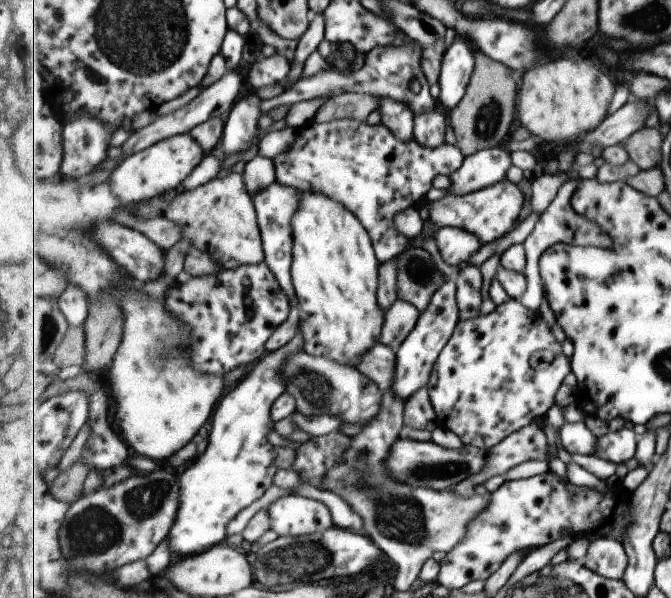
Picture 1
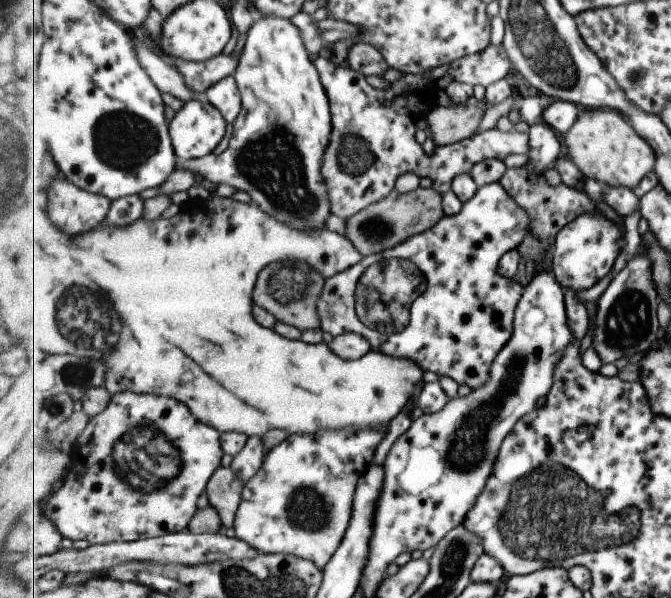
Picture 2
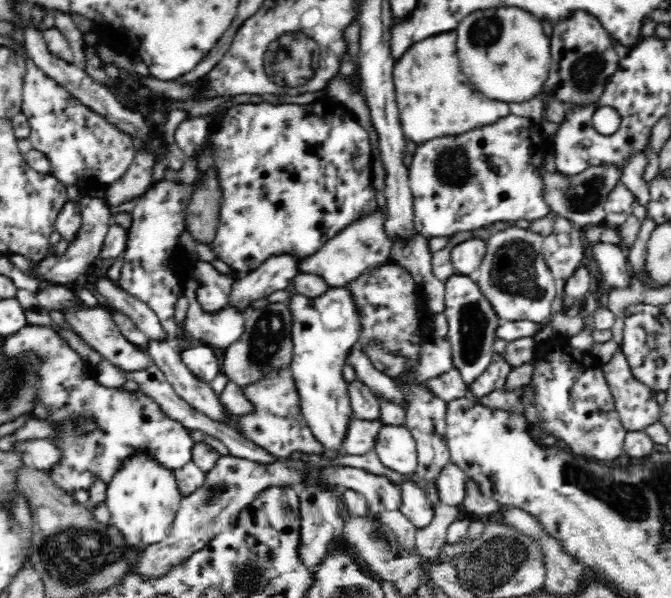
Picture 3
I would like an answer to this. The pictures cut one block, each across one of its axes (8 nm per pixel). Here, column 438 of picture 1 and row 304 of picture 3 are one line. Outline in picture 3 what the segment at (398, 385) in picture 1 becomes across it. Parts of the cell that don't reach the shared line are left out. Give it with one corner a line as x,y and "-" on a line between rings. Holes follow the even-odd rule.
338,285
317,297
305,297
298,292
285,291
292,309
293,357
292,374
300,393
302,414
315,436
327,447
330,456
342,452
342,440
351,418
348,384
344,368
352,348
359,346
362,338
362,307
350,287

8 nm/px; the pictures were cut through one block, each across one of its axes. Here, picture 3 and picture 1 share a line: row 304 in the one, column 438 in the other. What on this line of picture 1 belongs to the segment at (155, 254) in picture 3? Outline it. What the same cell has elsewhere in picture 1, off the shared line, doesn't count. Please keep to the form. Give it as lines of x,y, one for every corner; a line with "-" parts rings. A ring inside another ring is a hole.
311,119
299,130
297,142
287,151
274,158
276,180
281,184
306,191
319,191
321,194
340,202
363,223
375,242
375,252
379,262
386,263
397,258
413,240
399,234
393,224
393,216
413,204
420,204
433,188
433,180
441,175
450,177
462,168
465,161
459,146
443,145
436,149
421,146
415,138
412,141
400,139
386,124
367,125
351,119
339,119
328,123
320,123

